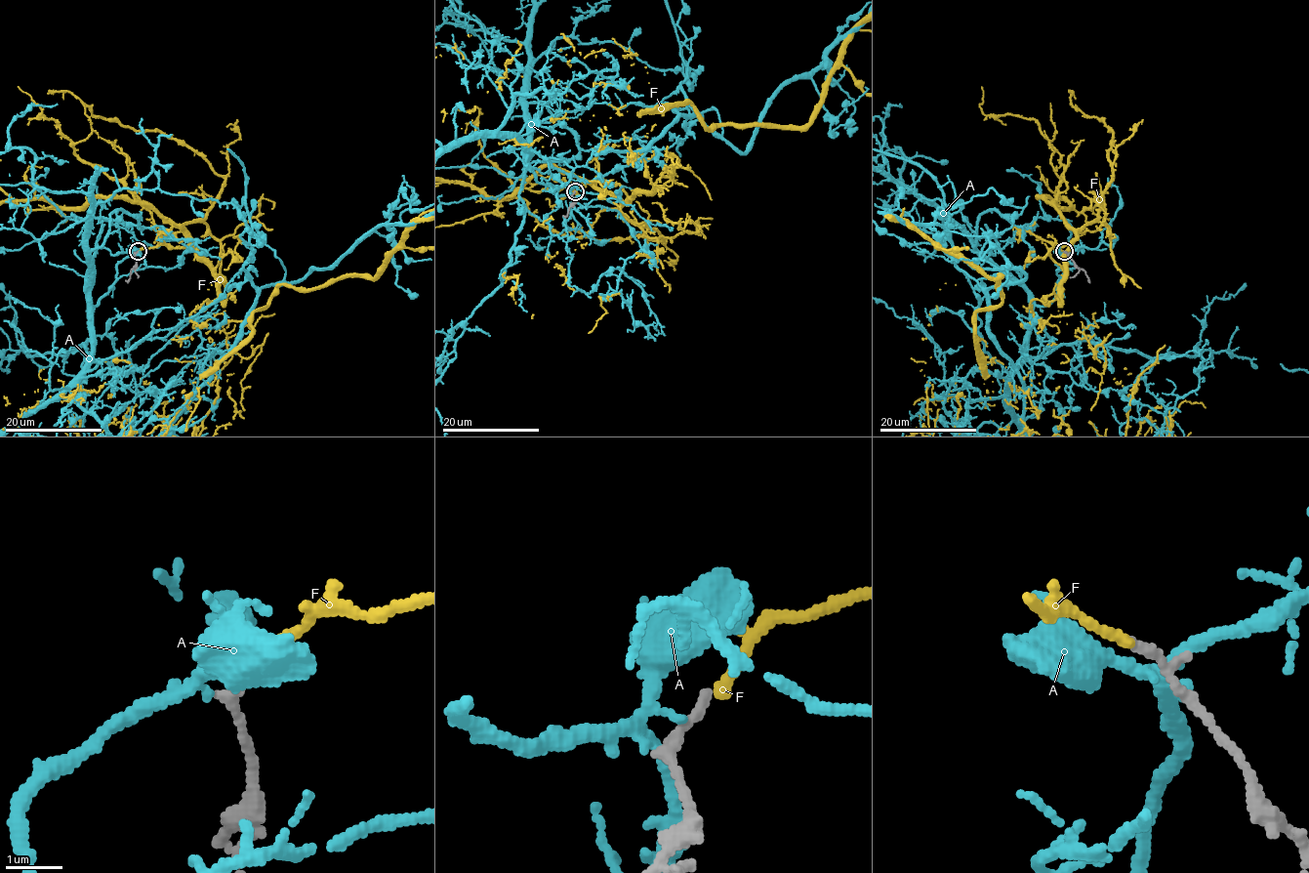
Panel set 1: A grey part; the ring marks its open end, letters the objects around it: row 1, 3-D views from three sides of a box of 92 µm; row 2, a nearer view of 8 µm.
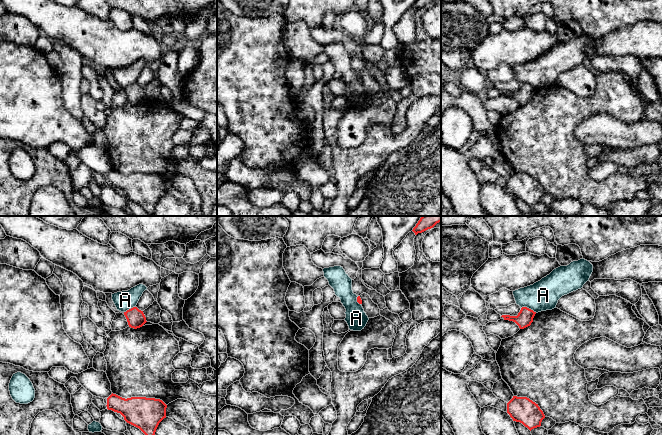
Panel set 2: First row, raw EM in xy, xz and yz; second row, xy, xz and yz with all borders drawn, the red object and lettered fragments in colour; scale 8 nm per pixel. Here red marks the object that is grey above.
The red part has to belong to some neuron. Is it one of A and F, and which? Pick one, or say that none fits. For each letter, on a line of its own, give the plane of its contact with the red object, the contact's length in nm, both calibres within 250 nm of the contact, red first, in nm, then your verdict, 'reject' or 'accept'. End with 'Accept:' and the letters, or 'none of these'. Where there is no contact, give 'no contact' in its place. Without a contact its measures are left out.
A: contact in yz; length 130 nm; calibres 130 and 240 nm; reject
F: no contact; accept
Accept: F

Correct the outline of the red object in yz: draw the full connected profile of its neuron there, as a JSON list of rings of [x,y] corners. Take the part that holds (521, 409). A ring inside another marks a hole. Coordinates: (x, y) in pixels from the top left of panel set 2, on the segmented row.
[[[513,396],[507,403],[507,413],[513,421],[522,423],[530,431],[540,427],[542,420],[545,418],[538,404],[527,397]]]

